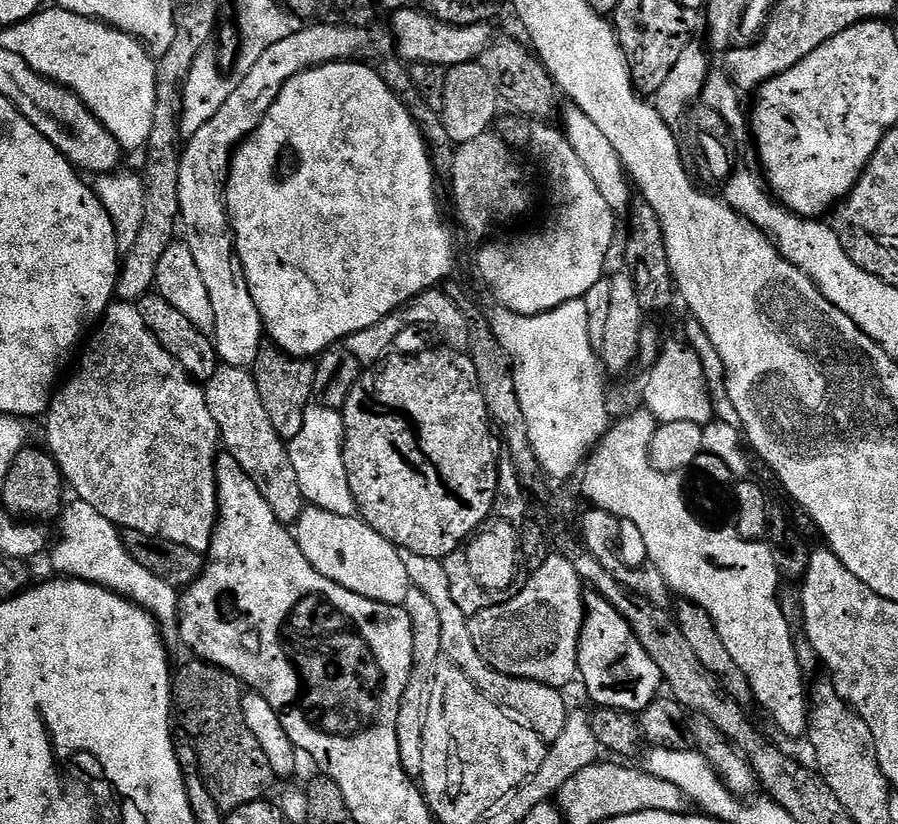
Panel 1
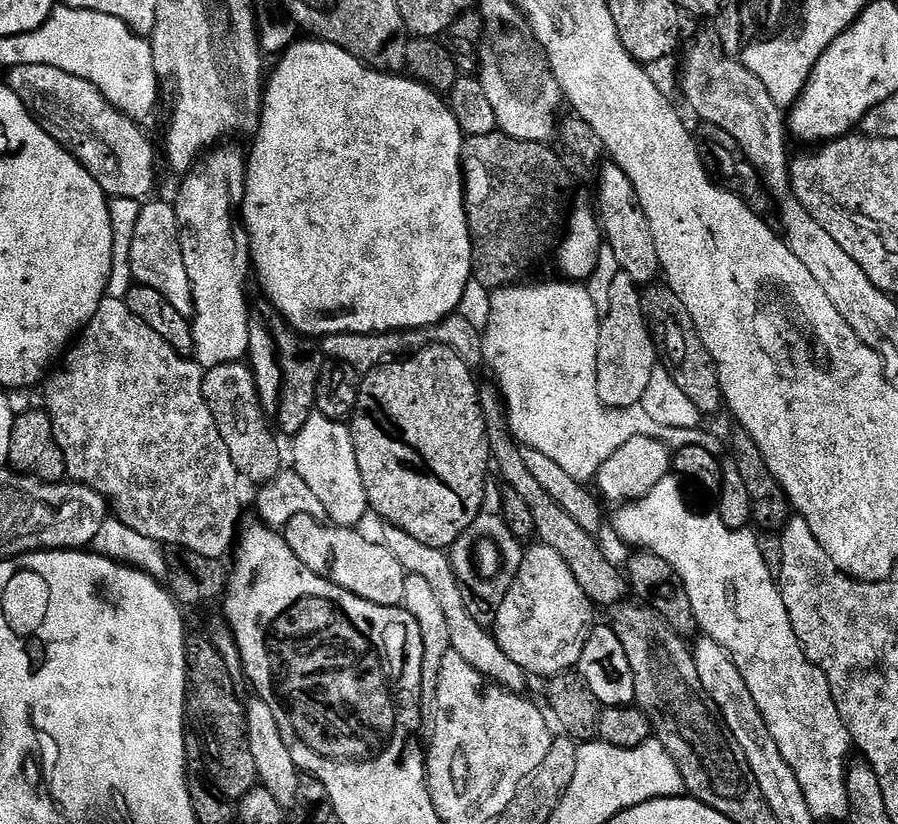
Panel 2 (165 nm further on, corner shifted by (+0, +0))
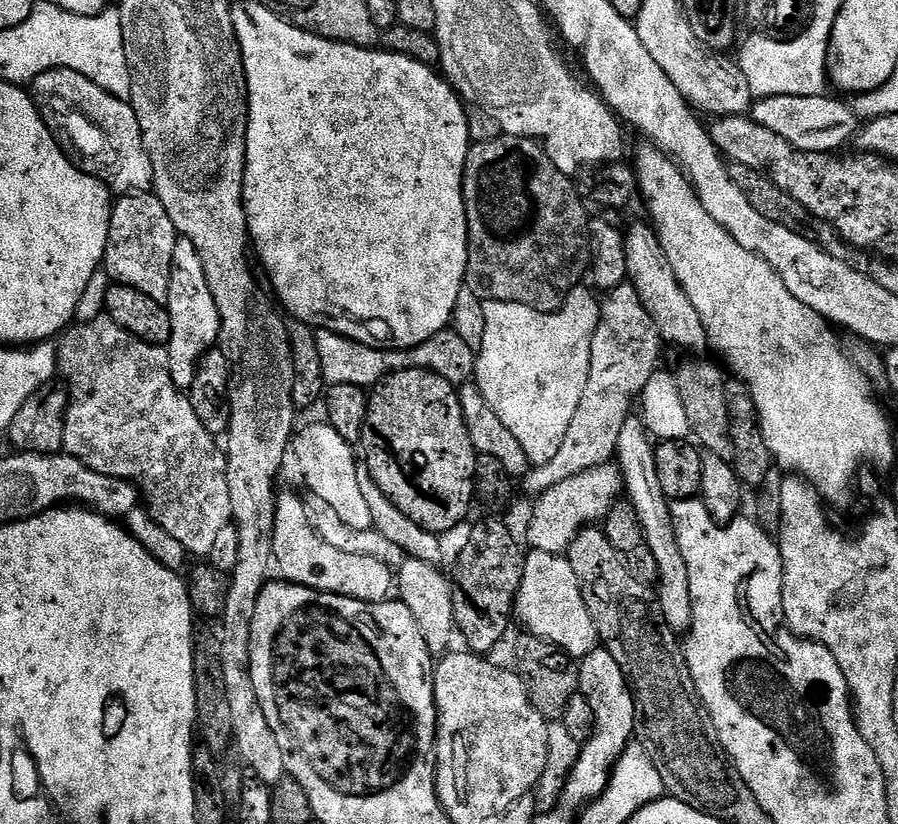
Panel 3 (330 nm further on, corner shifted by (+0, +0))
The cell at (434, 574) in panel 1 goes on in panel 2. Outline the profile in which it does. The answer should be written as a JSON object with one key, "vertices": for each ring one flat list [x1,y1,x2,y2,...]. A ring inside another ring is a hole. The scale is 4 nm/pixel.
{"vertices":[[388,526,383,530,385,532,382,543,388,547,390,554,394,554,394,558,398,558,405,573,421,576,426,578,426,582,430,582,434,595,446,614,446,627,450,629,452,651,462,654,462,658,466,658,466,662,470,662,470,666,474,666,478,674,488,677,499,688,517,694,527,693,528,683,530,683,528,673,522,670,522,666,518,666,518,662,512,661,507,654,502,654,502,646,498,646,495,636,485,625,474,622,474,618,470,618,470,610,466,610,466,598,462,598,460,583,452,569,449,553,442,548,426,546,426,542,418,542,418,538,406,534,406,530,401,528]]}

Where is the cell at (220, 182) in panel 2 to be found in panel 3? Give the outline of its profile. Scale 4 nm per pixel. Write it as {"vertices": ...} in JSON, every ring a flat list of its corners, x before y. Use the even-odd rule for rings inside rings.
{"vertices":[[183,238,177,239,172,266,170,294,166,301,172,333,170,334,170,342,166,347,174,382,181,390,188,390,196,381,196,369,200,367,200,361,204,359,204,355,217,347,220,339,220,311,218,310,218,302,214,302,214,294,210,294,210,282,206,282,206,270,202,270,202,258,198,258,198,250,194,246,194,242]]}

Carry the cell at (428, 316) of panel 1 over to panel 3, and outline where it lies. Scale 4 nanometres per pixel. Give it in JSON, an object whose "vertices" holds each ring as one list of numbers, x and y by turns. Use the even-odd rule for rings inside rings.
{"vertices":[[325,328,317,331,316,341,318,342,318,358,322,358,324,383,328,386,342,383,368,390,384,380,390,374,390,369,425,368,427,372,437,372,438,375,457,386,469,383,476,374,478,352,470,349,465,339,460,338,453,330,439,332,434,334,434,338,422,342,417,348,403,350,373,348,371,344,359,344,357,340,351,340]]}

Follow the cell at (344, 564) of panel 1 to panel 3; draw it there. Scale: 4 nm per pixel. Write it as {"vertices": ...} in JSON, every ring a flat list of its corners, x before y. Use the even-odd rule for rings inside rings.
{"vertices":[[279,493,276,501,273,559,287,583,304,585,319,592,333,592,362,602,380,604,394,592,394,572,378,558,354,555,327,546,312,528,307,503,294,494]]}

